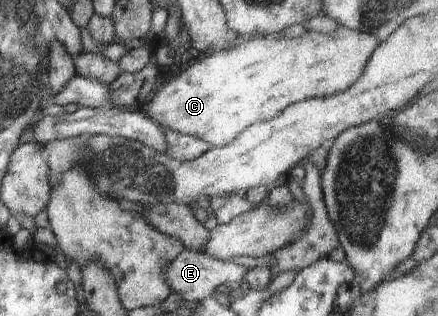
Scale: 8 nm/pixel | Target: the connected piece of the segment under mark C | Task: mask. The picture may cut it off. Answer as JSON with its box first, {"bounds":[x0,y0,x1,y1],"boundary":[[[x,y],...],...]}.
{"bounds":[144,26,379,147],"boundary":[[[339,26],[336,31],[329,33],[308,30],[306,34],[293,39],[281,34],[238,39],[231,47],[201,55],[194,63],[184,65],[169,81],[155,89],[144,108],[148,109],[148,115],[160,126],[200,138],[210,147],[222,147],[250,124],[268,121],[280,115],[290,104],[342,93],[360,79],[379,43],[374,34],[351,30],[346,26]]]}

